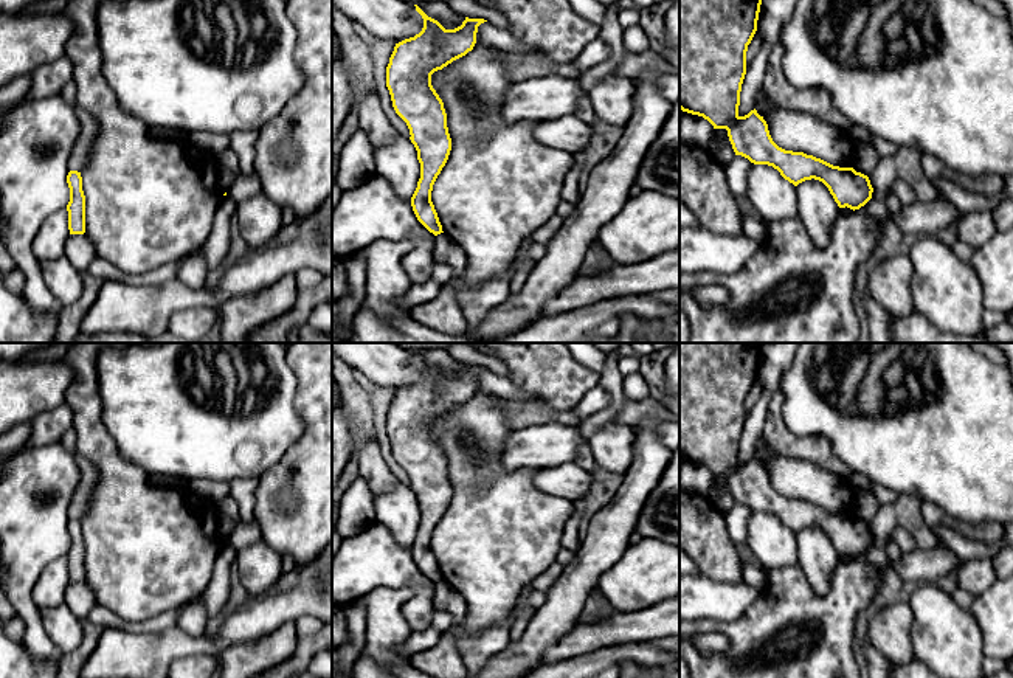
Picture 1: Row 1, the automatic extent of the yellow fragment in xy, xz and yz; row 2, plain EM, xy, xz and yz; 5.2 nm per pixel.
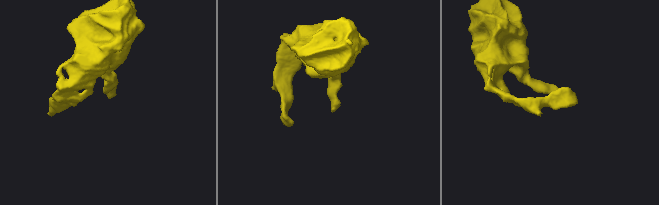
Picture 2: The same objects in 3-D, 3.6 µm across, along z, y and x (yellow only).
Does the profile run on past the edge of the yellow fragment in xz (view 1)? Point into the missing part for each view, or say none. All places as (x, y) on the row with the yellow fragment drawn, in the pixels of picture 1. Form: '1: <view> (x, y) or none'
1: none

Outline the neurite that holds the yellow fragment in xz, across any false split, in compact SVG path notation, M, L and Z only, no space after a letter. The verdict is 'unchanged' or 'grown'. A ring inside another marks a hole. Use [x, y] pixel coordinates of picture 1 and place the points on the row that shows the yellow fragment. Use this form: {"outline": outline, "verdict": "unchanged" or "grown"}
{"outline": "M414 6L424 19L424 28L414 37L396 43L386 67L386 87L396 113L410 129L420 163L420 178L411 197L413 211L437 236L444 231L431 191L448 160L451 138L444 102L431 85L431 74L472 51L478 26L487 20L465 17L461 26L445 29Z", "verdict": "unchanged"}

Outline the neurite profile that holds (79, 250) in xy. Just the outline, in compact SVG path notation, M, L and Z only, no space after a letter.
M70 234L65 242L64 256L79 270L87 267L98 258L93 242L85 234Z

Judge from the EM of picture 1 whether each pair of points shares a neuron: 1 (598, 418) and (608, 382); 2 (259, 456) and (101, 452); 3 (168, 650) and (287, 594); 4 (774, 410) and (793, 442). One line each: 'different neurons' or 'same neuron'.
1: same neuron
2: different neurons
3: same neuron
4: same neuron

